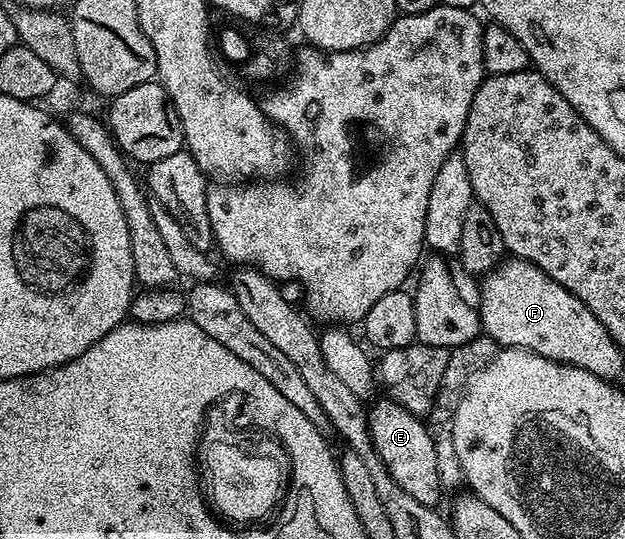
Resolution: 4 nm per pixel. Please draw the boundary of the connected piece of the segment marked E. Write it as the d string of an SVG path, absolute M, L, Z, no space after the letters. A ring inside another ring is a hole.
M376 400L372 401L373 408L371 404L368 409L369 433L379 458L383 458L383 462L389 468L391 478L395 478L397 485L407 490L411 498L423 502L423 506L431 508L440 505L443 487L436 466L434 433L425 429L426 421L422 417L411 414L393 400Z

